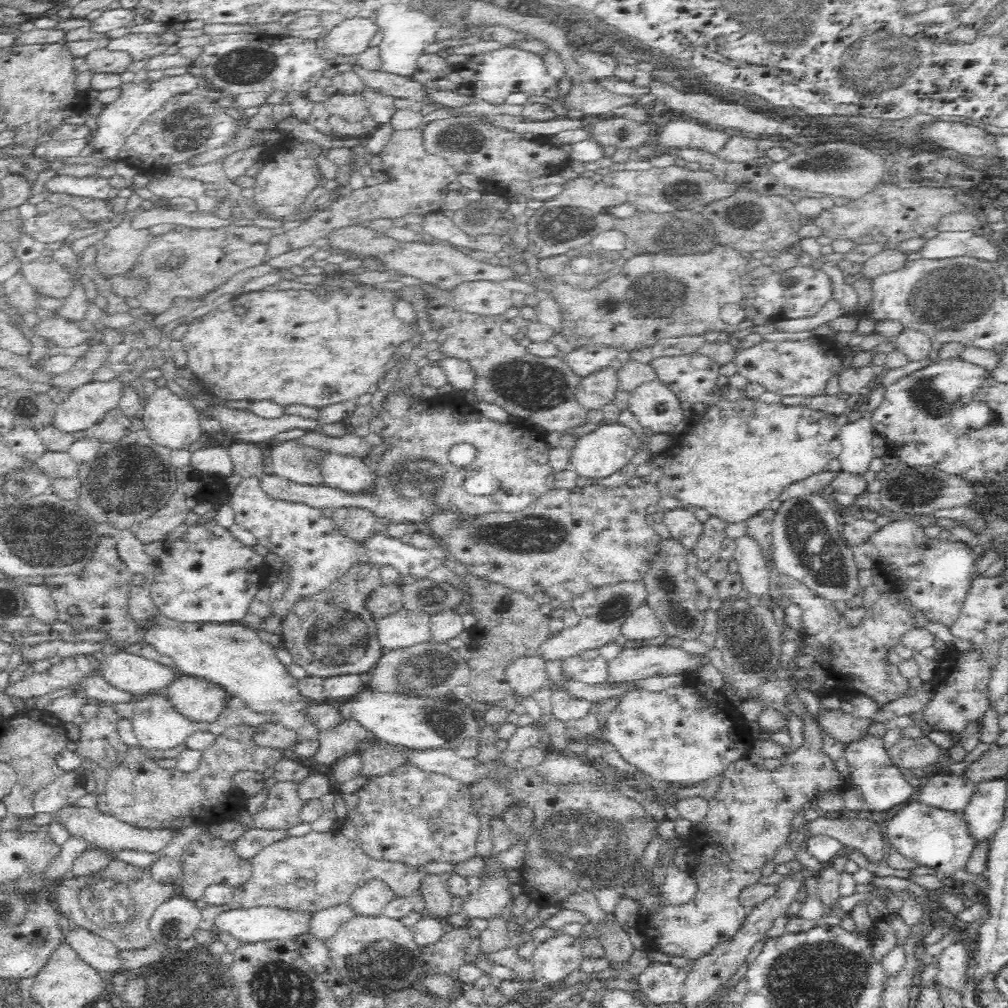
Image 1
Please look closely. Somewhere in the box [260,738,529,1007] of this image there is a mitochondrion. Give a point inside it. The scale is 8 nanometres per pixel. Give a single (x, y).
(380, 964)

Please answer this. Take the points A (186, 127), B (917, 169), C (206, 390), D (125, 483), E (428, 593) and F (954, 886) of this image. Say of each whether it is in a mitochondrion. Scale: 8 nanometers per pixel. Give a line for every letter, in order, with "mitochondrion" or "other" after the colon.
A: mitochondrion
B: other
C: other
D: mitochondrion
E: other
F: other

